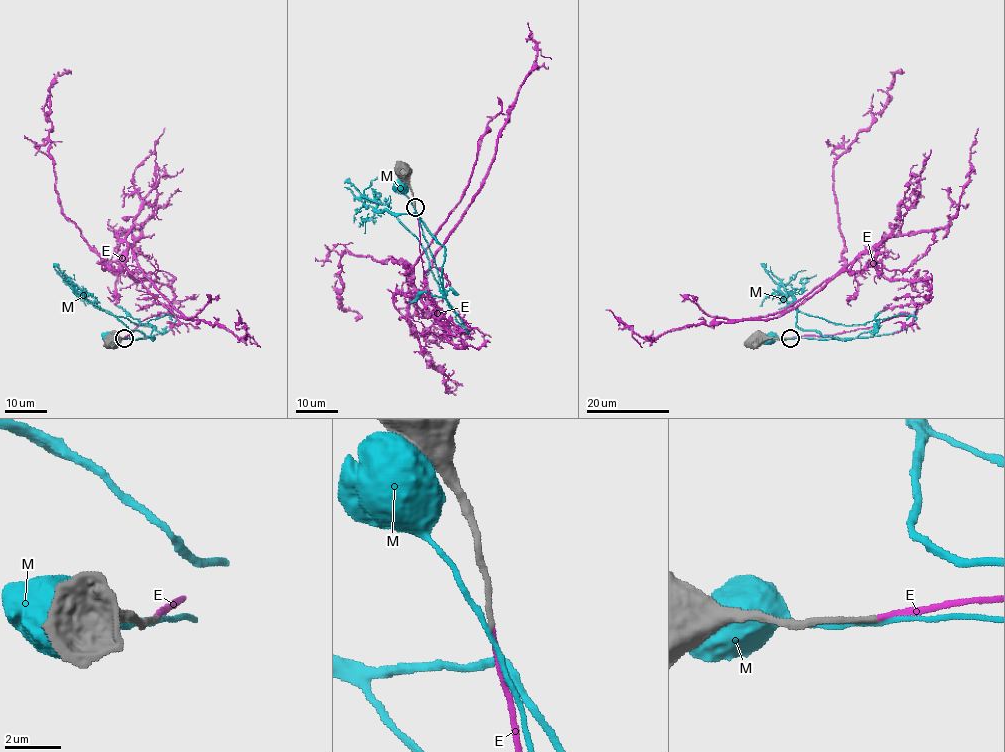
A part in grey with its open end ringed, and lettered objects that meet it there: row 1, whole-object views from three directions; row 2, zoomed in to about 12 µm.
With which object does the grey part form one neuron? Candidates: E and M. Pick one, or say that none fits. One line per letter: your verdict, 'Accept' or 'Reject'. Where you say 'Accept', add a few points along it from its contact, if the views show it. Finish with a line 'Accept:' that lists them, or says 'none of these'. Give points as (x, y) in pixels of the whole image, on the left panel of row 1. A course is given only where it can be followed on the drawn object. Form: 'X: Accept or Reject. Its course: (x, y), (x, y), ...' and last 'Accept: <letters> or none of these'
E: Accept. Its course: (124, 338), (167, 313), (174, 296), (135, 279), (125, 265), (130, 247), (184, 317), (243, 338), (236, 310)
M: Reject
Accept: E

